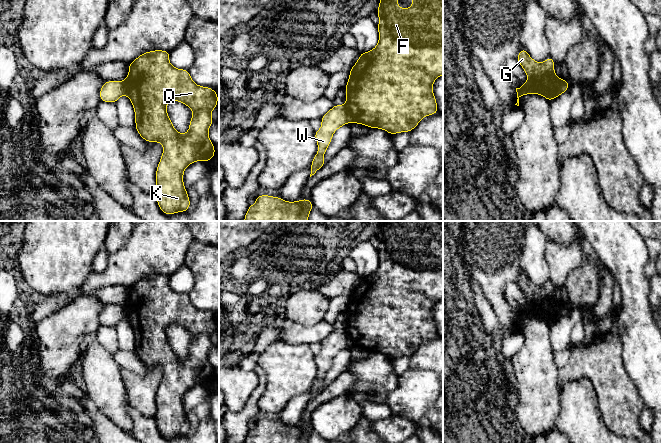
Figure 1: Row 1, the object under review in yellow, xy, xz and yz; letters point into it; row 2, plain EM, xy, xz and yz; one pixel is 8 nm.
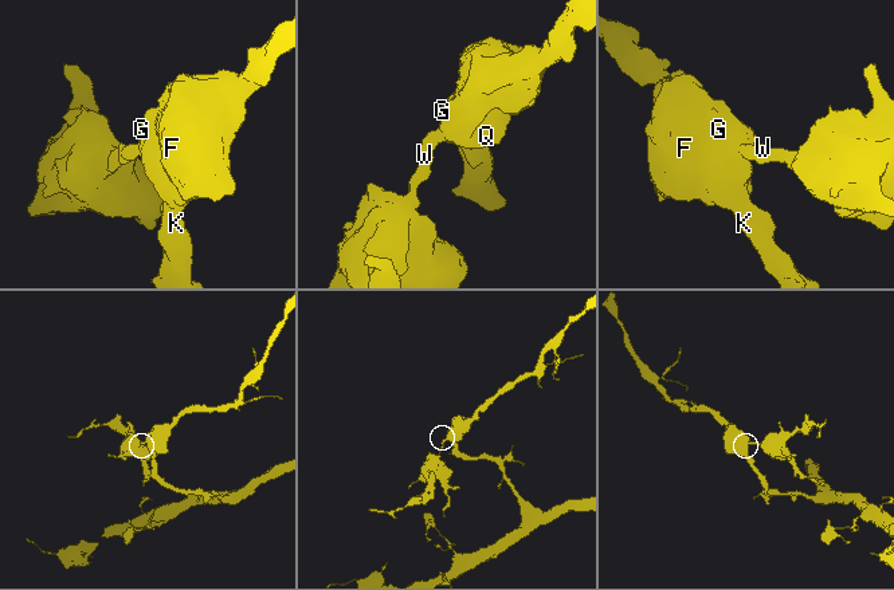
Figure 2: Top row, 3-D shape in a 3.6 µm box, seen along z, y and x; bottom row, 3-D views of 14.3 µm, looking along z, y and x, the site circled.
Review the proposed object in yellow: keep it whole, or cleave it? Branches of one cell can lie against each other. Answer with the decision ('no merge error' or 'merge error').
merge error

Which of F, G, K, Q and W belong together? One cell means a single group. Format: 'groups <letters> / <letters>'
groups F G K Q / W

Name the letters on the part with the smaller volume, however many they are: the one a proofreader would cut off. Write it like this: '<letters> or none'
W

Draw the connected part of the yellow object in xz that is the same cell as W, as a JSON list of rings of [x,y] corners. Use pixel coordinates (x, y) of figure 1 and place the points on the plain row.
[[[334,329],[330,335],[320,343],[322,350],[314,357],[318,369],[318,376],[311,386],[310,401],[326,387],[323,379],[331,367],[334,356],[343,349],[351,346],[346,329]]]

